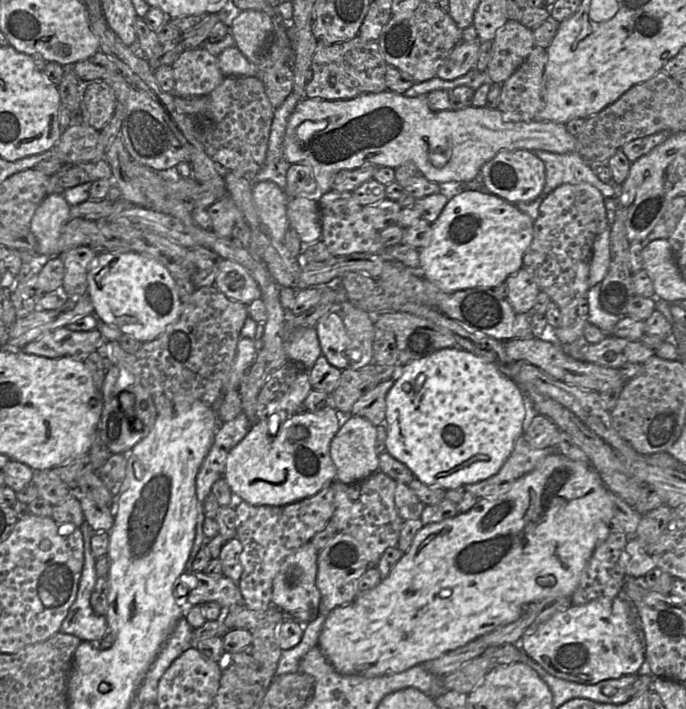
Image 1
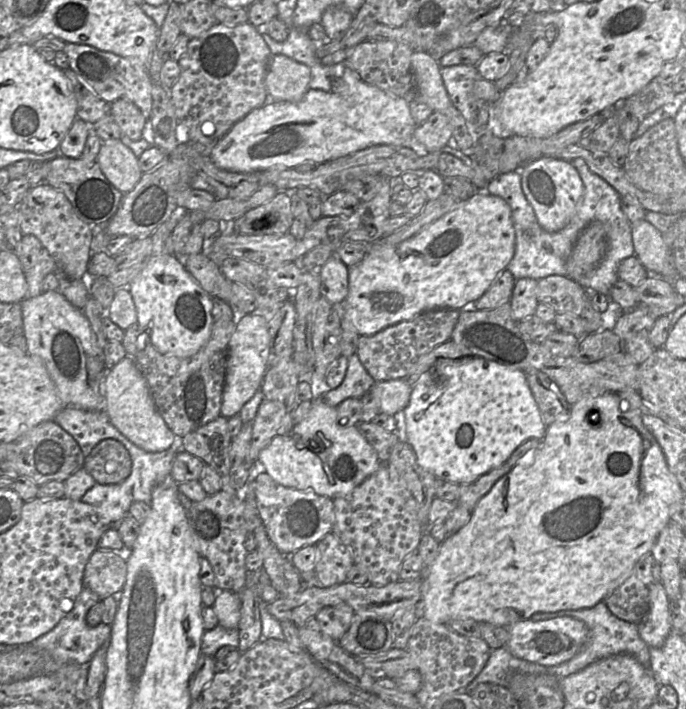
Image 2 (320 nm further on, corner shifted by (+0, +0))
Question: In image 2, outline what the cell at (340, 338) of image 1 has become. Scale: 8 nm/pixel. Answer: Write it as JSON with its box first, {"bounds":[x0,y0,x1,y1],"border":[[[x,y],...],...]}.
{"bounds":[320,255,349,304],"border":[[[336,255],[322,266],[320,278],[321,295],[331,304],[342,302],[348,294],[349,269]]]}

